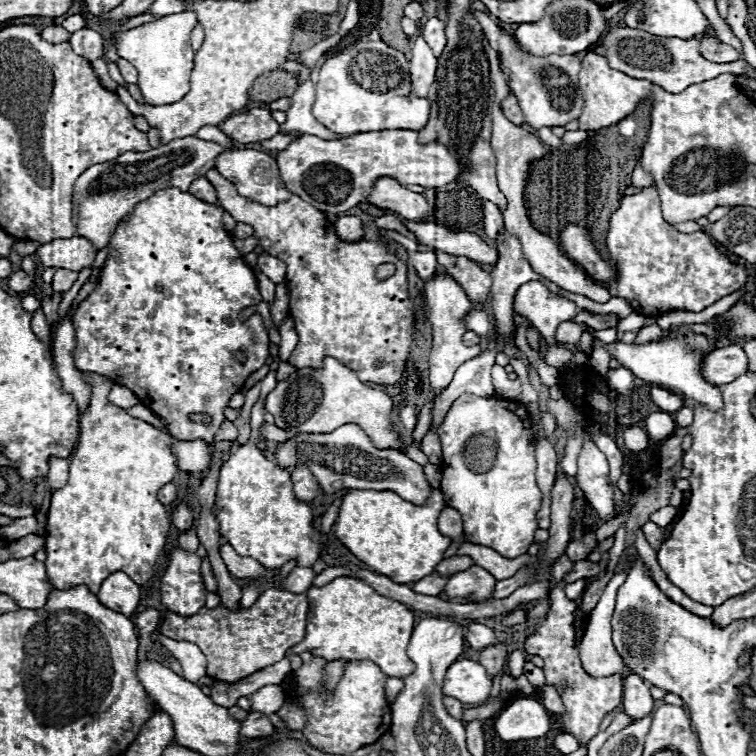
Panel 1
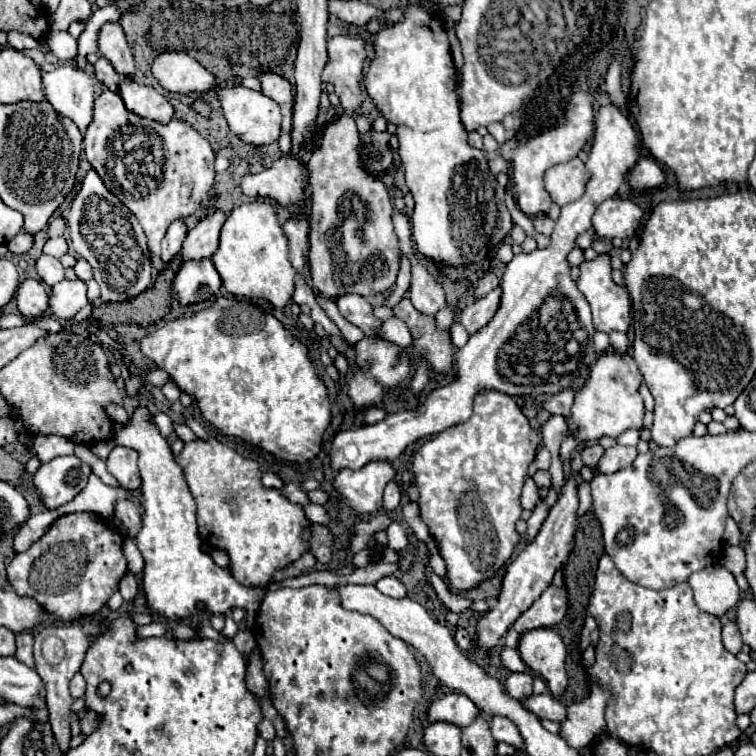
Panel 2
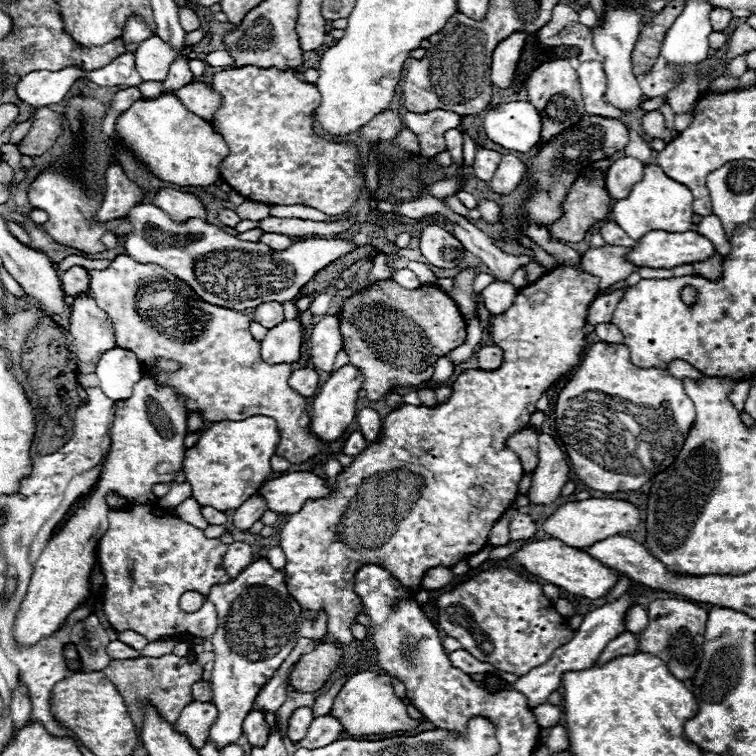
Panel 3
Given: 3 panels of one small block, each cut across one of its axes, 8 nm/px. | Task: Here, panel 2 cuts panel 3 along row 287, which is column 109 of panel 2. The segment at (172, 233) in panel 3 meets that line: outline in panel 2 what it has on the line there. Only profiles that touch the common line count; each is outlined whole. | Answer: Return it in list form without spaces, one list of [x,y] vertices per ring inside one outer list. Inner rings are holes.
[[[94,168],[86,174],[80,192],[70,206],[66,224],[70,230],[70,248],[92,266],[94,280],[102,292],[102,302],[128,302],[150,288],[152,266],[146,234],[138,218],[106,188]]]

